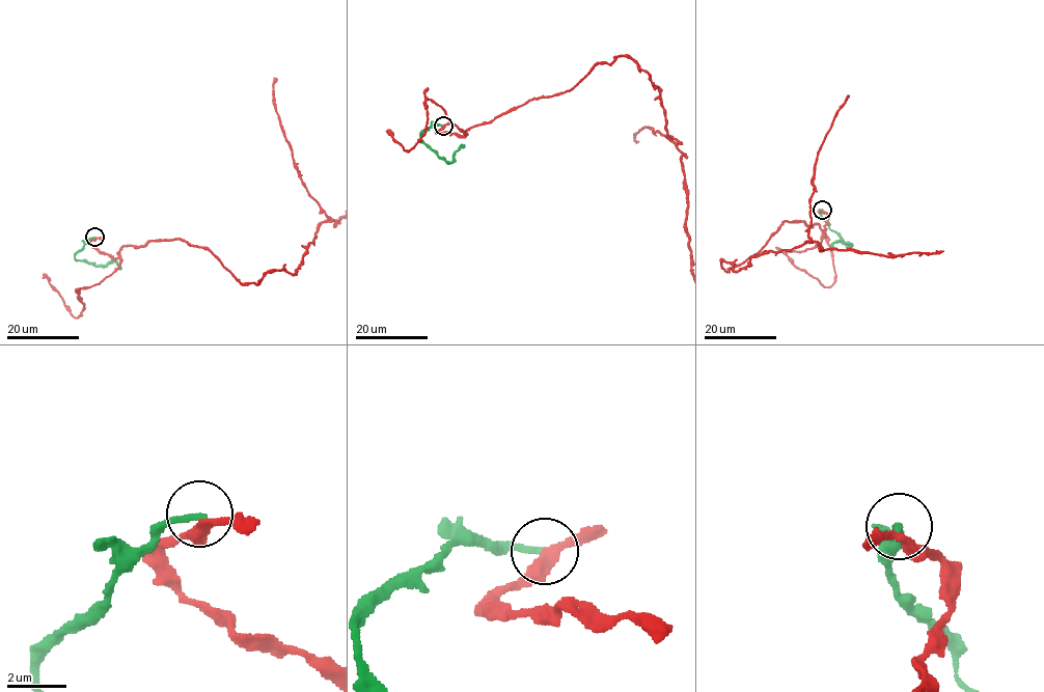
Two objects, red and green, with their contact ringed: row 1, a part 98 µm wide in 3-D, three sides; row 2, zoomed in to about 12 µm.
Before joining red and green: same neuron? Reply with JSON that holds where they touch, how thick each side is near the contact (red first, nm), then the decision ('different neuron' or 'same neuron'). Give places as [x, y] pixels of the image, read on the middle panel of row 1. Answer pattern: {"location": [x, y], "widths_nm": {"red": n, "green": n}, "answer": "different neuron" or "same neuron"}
{"location": [443, 126], "widths_nm": {"red": 300, "green": 240}, "answer": "different neuron"}

